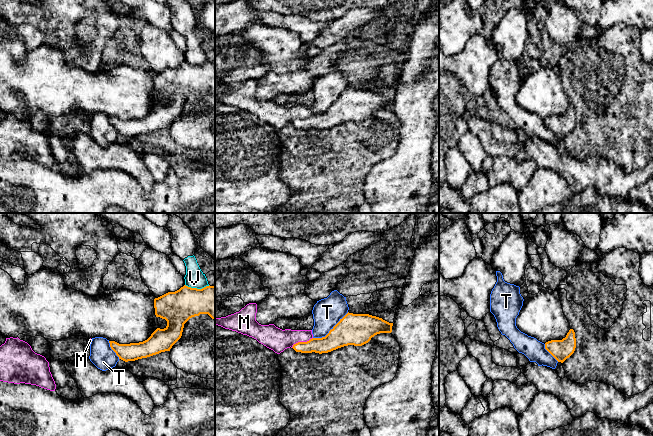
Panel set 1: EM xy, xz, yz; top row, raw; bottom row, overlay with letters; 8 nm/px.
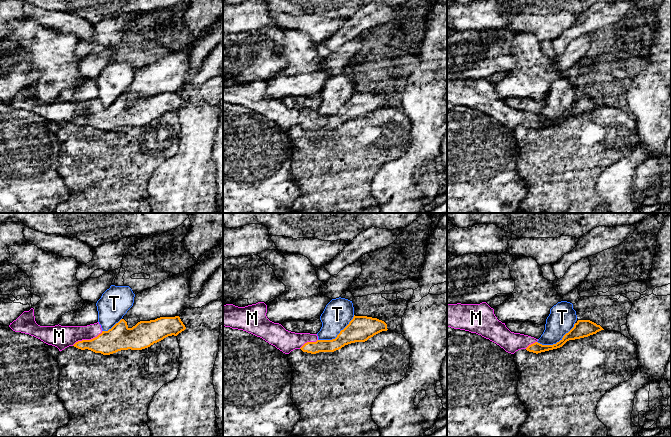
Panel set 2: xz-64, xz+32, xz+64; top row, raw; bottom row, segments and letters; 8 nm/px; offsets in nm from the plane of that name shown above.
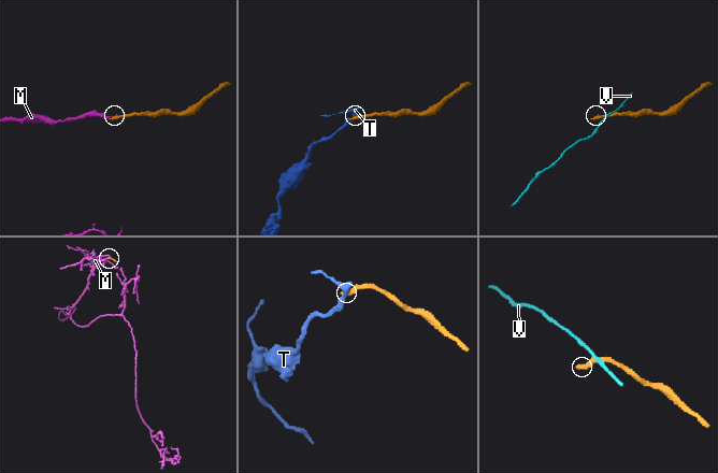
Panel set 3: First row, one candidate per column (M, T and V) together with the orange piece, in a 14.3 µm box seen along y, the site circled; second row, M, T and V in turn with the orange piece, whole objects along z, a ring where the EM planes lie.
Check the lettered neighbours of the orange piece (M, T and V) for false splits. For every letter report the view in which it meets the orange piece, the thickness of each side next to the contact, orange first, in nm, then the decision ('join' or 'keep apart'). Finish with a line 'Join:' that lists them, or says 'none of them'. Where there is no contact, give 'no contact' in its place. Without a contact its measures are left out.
M: meets orange in xz; 140 nm thick on the orange side, 190 nm on the other; join
T: meets orange in xz; 260 nm thick on the orange side, 240 nm on the other; keep apart
V: meets orange in xy; 260 nm thick on the orange side, 160 nm on the other; keep apart
Join: M

